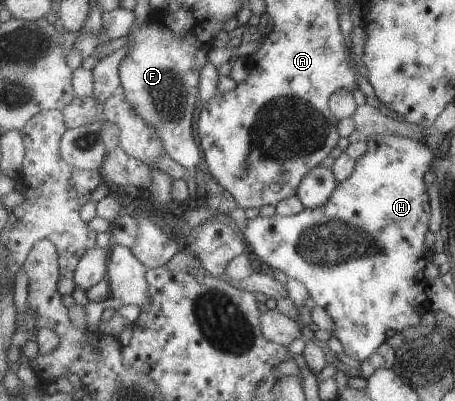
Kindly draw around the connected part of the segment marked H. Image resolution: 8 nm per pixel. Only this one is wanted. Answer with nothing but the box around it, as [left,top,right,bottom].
[245,134,437,363]

